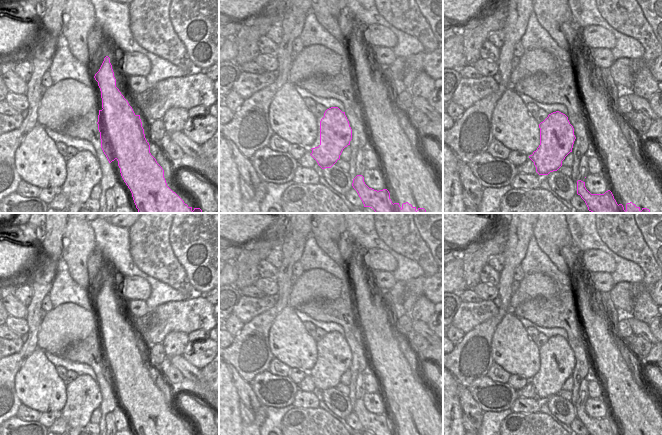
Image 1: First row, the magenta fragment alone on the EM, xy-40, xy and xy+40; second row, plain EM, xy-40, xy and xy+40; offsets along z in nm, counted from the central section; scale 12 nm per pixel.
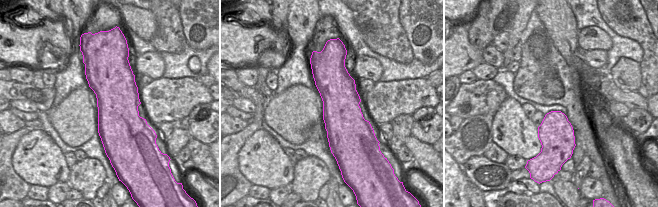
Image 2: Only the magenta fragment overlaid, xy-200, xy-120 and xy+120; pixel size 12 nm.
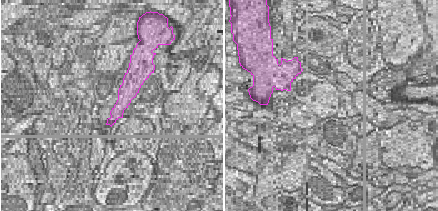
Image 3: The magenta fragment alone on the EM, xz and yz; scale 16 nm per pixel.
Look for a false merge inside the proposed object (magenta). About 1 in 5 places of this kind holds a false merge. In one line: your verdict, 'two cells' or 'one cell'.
two cells

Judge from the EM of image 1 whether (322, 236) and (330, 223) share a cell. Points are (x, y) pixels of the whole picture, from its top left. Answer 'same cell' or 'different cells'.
same cell

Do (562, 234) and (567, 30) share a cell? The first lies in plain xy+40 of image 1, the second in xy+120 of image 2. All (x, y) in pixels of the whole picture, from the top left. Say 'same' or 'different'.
same

